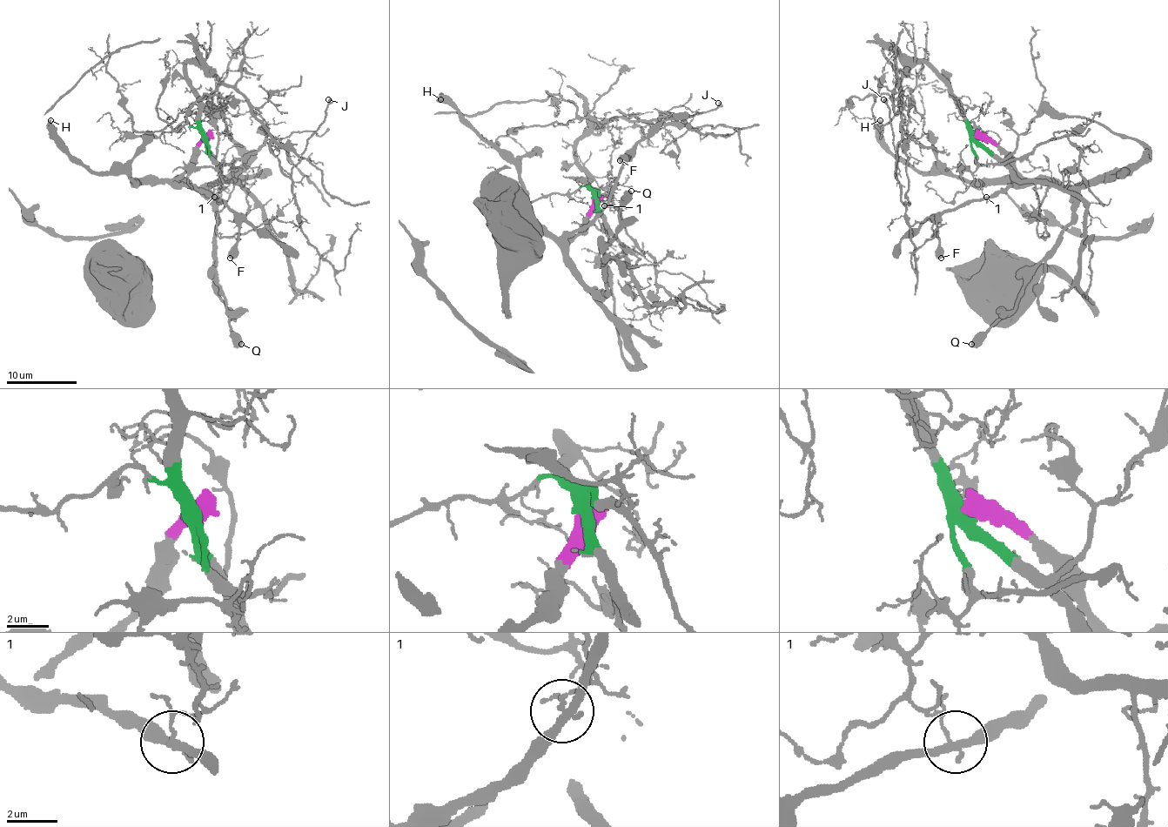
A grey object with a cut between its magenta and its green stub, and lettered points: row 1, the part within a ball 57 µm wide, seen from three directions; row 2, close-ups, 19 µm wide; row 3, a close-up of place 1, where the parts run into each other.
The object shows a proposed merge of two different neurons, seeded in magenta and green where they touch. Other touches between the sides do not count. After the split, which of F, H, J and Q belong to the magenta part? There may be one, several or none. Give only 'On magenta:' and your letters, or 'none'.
On magenta: F, H, Q

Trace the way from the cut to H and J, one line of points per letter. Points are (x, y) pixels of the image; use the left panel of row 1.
H: (206, 137), (189, 167), (174, 181), (136, 181), (130, 176), (96, 174), (63, 148), (50, 119)
J: (206, 137), (187, 63), (232, 86), (271, 136), (271, 153), (287, 172), (324, 119), (329, 98)

